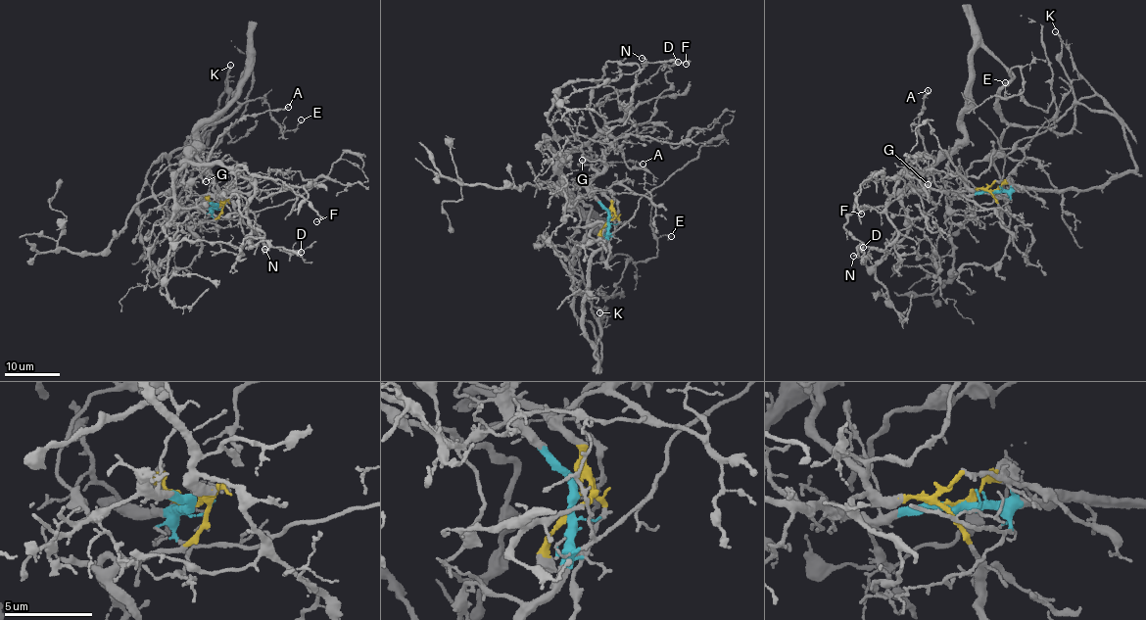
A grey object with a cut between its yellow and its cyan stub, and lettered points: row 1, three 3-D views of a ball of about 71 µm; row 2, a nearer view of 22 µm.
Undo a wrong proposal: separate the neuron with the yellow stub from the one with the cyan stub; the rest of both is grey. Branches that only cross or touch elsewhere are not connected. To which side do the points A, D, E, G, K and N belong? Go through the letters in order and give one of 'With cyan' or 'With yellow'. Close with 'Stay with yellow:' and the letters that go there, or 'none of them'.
A: With cyan
D: With yellow
E: With yellow
G: With cyan
K: With cyan
N: With yellow
Stay with yellow: D, E, N

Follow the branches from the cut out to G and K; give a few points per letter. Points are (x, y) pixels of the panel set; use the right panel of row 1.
G: (993, 190), (967, 195), (951, 193), (934, 182), (932, 175), (932, 181), (928, 184)
K: (993, 190), (1021, 189), (1009, 175), (1070, 90), (1055, 31)

